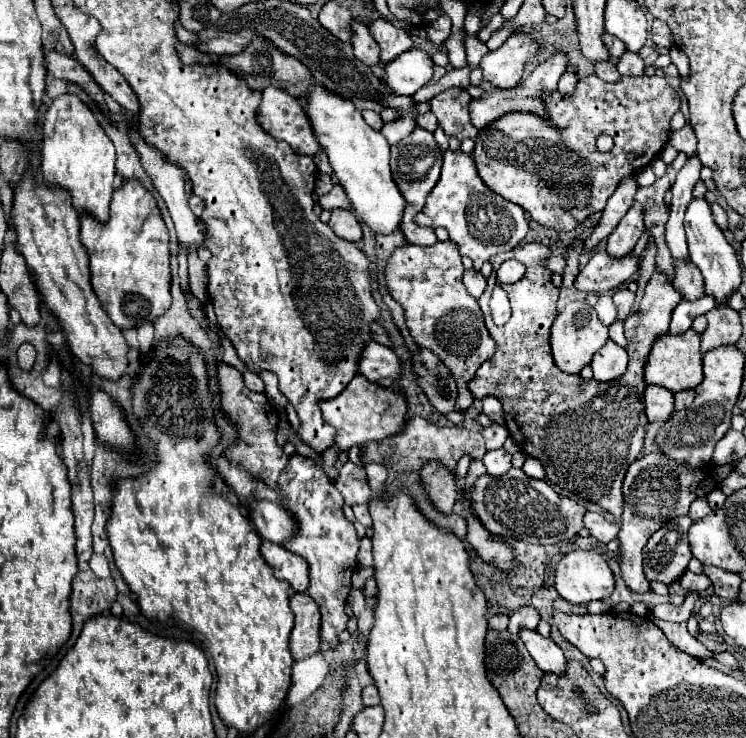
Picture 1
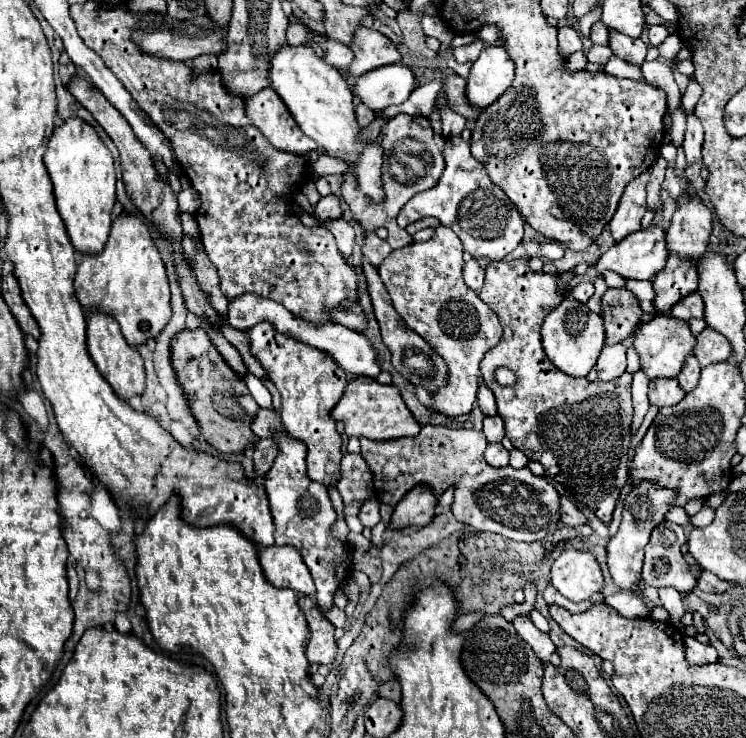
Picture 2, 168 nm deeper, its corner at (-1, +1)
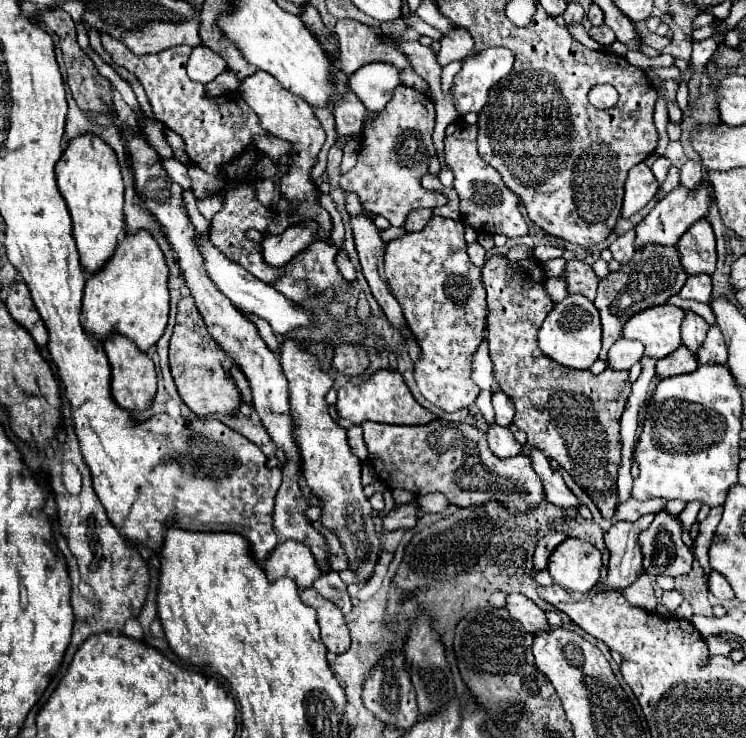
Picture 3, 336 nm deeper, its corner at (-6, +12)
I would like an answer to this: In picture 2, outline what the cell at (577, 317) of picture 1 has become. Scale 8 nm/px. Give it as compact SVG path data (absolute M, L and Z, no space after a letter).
M569 295L563 299L563 303L557 309L553 309L545 317L543 327L541 327L541 341L543 341L547 357L551 359L551 363L557 369L561 369L563 373L573 375L573 377L585 377L593 369L593 365L605 345L603 317L599 313L593 313L587 305L575 301Z

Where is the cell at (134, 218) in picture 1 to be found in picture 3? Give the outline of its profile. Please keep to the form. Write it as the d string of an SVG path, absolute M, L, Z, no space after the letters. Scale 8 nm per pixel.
M148 232L126 236L102 272L90 276L82 300L82 328L98 342L110 334L130 338L140 352L148 352L164 334L168 324L168 266L156 240Z

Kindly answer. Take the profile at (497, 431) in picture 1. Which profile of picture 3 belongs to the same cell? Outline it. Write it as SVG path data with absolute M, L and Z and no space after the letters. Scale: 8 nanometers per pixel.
M498 390L498 392L492 394L492 406L494 406L494 412L496 412L496 424L510 426L512 418L514 418L514 412L516 412L516 406L514 406L512 398L504 396L504 392Z

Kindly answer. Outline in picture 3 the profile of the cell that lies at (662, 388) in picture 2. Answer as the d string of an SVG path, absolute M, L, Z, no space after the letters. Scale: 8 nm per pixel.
M684 344L680 348L676 348L676 352L672 352L670 356L664 356L658 364L656 364L656 374L658 378L664 376L678 376L678 374L688 374L692 370L696 370L698 366L698 358L694 352L690 352Z

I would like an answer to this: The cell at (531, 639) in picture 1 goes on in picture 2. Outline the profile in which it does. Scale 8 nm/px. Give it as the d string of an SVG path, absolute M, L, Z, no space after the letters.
M517 617L517 619L513 621L513 625L515 625L517 633L533 647L535 655L537 655L543 663L551 663L551 665L559 667L561 659L559 659L559 655L557 655L557 647L553 645L553 641L551 641L551 637L549 637L547 633L541 633L541 631L531 623L529 617Z

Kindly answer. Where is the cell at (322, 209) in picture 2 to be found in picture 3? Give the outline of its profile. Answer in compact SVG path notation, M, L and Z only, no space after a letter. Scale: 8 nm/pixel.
M304 222L288 228L278 236L266 236L262 242L262 258L268 266L280 268L288 264L296 254L300 254L310 240L314 240L316 224Z

